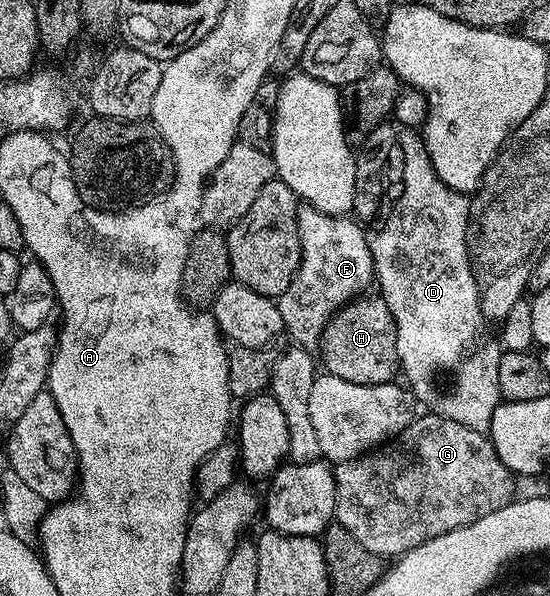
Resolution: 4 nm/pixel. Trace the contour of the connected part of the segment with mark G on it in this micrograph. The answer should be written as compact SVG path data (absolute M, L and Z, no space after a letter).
M434 414L426 415L416 415L411 424L405 426L405 430L401 430L382 446L367 452L364 456L358 456L352 460L340 460L334 465L335 520L341 526L345 526L345 530L349 530L349 534L353 534L356 542L361 546L365 546L365 550L369 550L373 554L384 558L398 558L404 552L413 550L417 546L421 546L441 534L449 534L449 530L464 528L478 520L486 520L489 514L503 511L503 507L512 503L513 497L516 495L515 481L517 477L515 473L507 469L505 462L501 462L497 450L484 433L473 430L469 426L461 426L461 422L453 422L453 418L445 418L444 416Z

